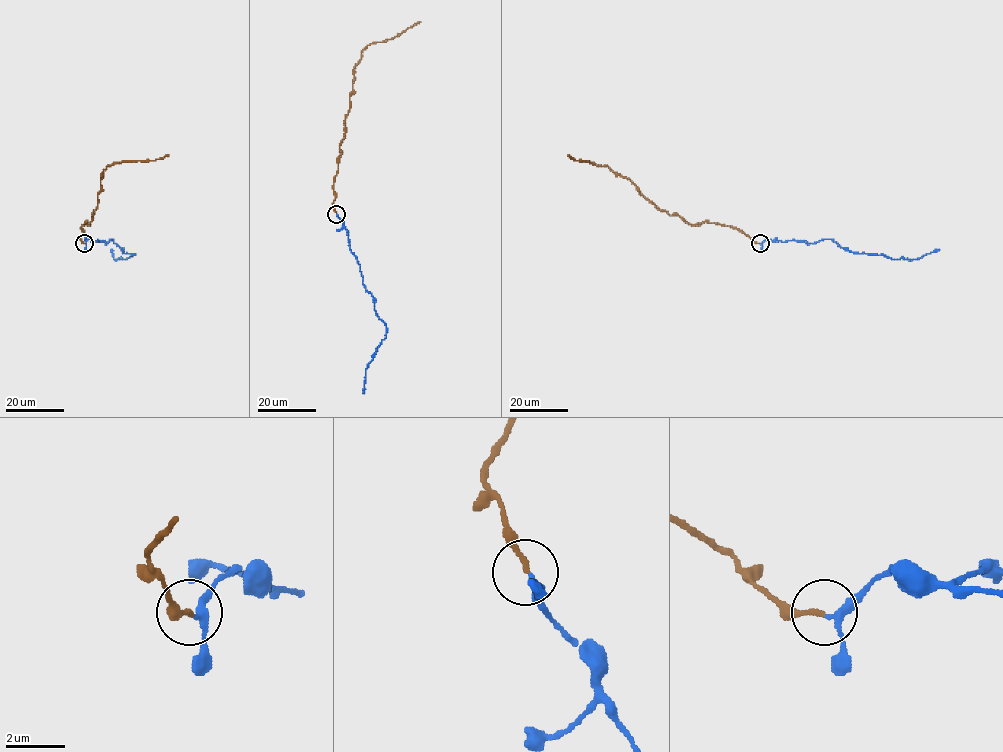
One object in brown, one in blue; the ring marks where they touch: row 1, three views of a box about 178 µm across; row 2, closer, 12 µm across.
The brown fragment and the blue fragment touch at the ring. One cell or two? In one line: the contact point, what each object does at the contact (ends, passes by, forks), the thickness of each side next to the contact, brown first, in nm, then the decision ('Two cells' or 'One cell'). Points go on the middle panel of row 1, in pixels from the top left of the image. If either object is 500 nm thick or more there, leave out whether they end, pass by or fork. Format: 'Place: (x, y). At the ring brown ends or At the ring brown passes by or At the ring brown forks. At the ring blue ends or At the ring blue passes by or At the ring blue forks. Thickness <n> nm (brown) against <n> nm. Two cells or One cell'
Place: (336, 214). At the ring brown ends. At the ring blue passes by. Thickness 160 nm (brown) against 200 nm. One cell

